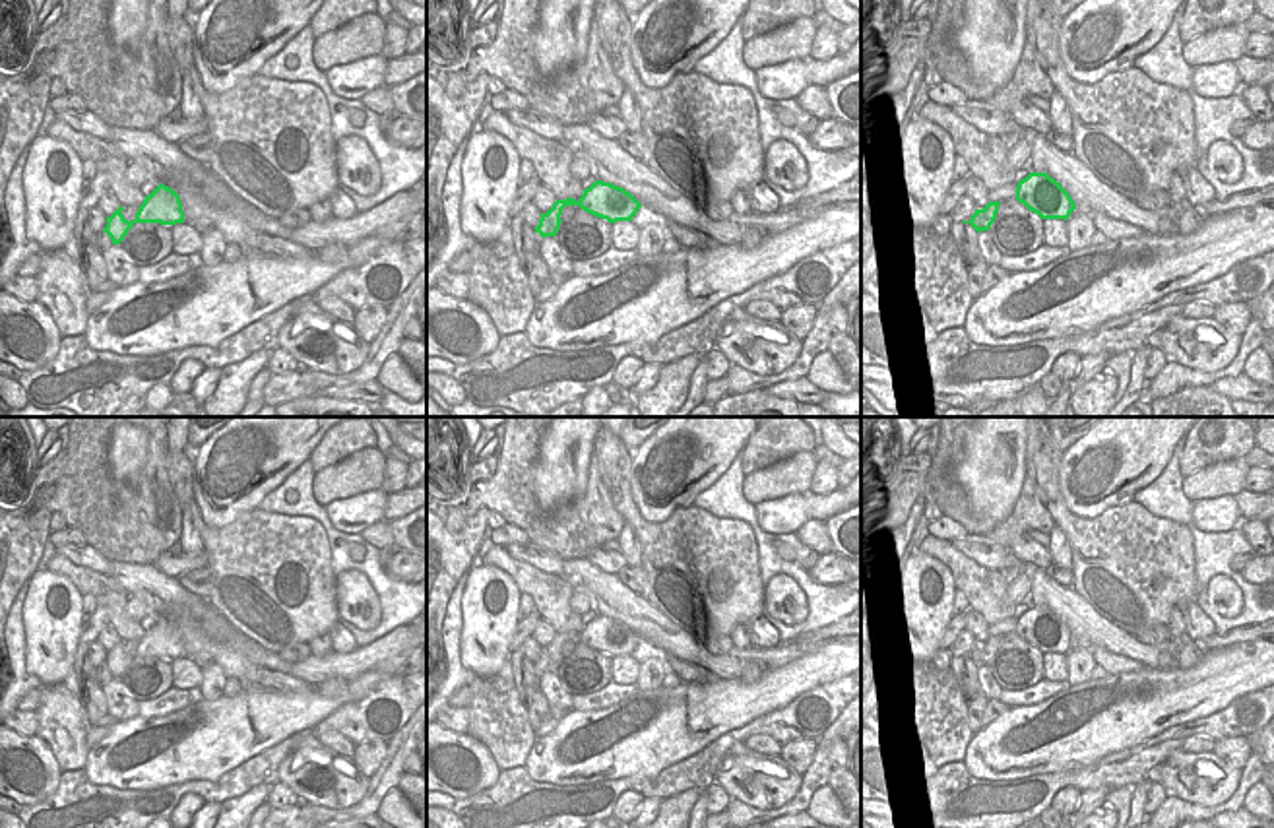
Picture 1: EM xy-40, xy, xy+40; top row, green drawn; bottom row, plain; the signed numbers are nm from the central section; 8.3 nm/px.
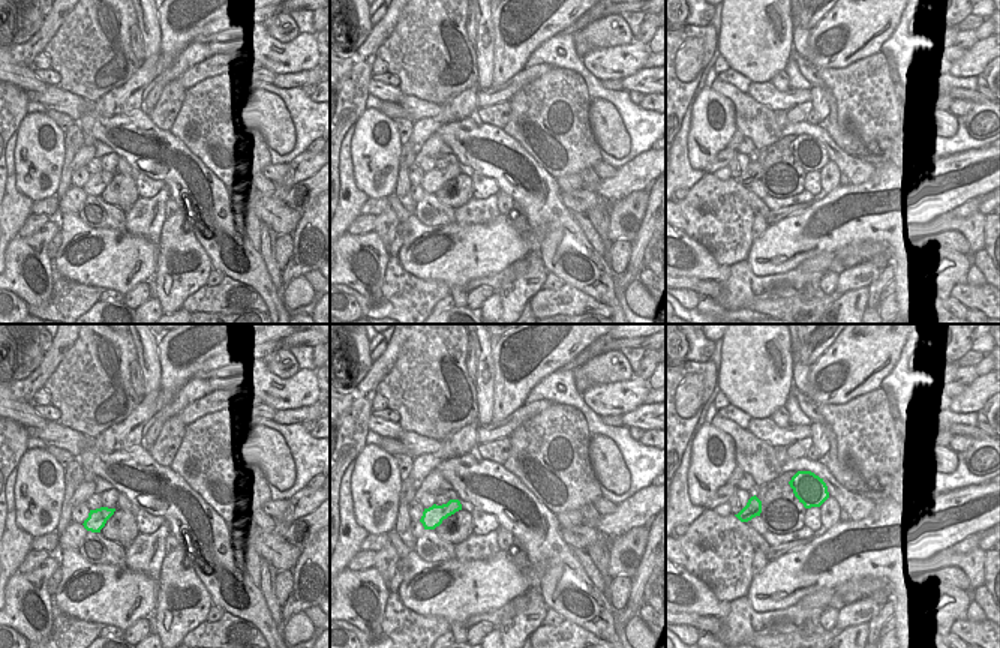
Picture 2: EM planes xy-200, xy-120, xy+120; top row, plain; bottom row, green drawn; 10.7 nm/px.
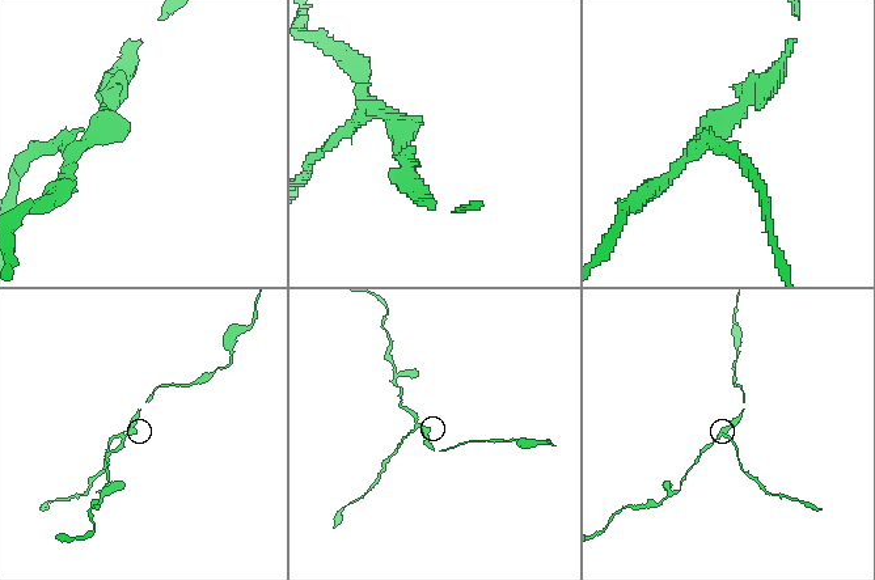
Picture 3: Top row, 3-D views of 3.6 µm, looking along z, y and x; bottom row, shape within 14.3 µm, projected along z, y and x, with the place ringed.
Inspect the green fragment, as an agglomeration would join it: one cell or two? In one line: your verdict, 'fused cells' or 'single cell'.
fused cells

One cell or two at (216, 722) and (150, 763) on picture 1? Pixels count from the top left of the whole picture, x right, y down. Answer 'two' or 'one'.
one

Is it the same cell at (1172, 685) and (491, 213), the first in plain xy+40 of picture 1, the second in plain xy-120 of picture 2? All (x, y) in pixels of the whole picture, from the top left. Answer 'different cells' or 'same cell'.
different cells

